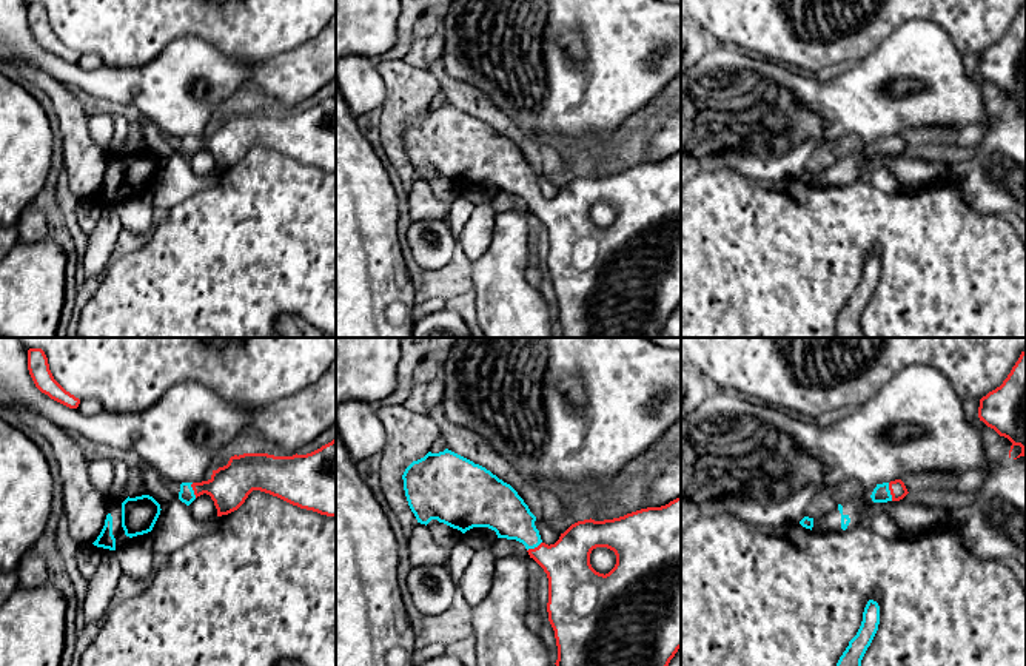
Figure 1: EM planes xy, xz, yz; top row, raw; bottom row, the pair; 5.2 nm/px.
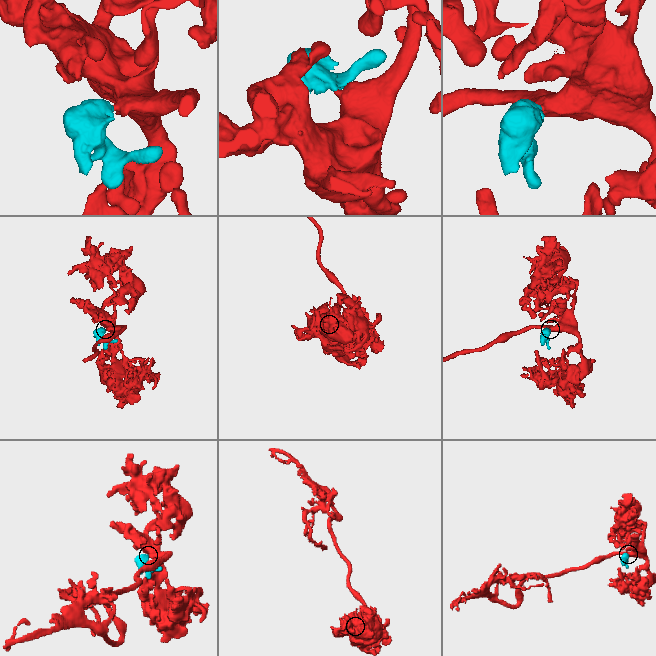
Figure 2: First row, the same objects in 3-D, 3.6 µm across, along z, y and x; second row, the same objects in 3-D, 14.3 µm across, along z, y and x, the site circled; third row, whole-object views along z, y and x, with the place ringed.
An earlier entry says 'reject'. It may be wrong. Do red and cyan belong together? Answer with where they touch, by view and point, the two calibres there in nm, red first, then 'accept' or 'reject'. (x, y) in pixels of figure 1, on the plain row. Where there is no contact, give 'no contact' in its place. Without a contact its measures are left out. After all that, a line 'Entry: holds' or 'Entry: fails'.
yz (891, 147) | 90/90 nm | accept
Entry: fails

